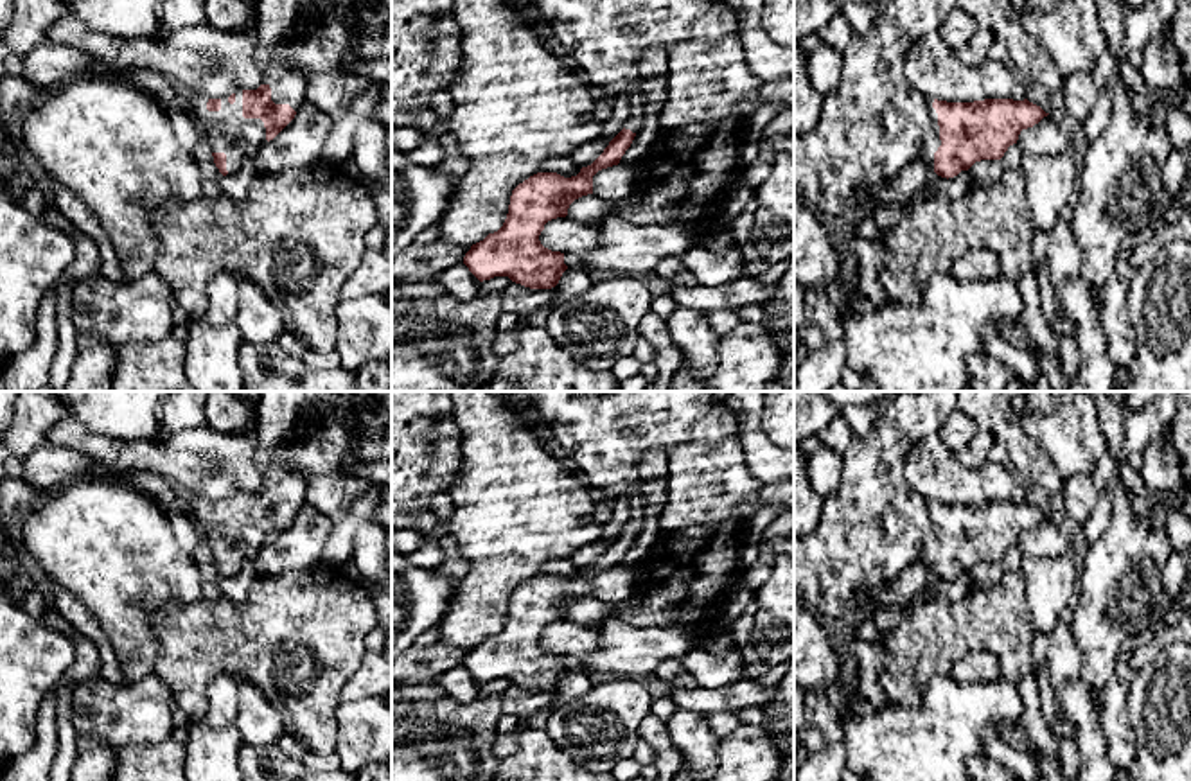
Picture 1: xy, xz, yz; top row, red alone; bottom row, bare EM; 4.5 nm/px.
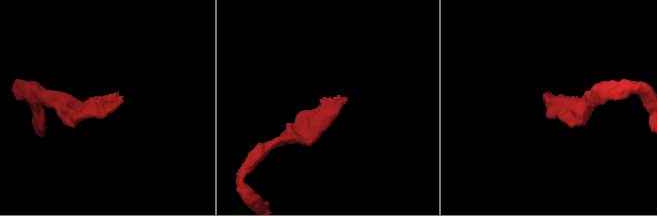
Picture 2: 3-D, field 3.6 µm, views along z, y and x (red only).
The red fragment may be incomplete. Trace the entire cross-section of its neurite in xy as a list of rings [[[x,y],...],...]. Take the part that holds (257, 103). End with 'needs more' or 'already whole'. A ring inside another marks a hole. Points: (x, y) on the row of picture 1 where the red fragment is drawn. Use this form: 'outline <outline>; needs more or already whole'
outline [[[275,61],[257,90],[239,90],[225,99],[207,99],[178,90],[194,122],[205,133],[214,163],[223,176],[273,140],[307,99],[307,74]]]; needs more

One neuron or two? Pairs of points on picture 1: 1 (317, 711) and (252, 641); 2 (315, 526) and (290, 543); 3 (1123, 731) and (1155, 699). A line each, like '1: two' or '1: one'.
1: one
2: one
3: two

